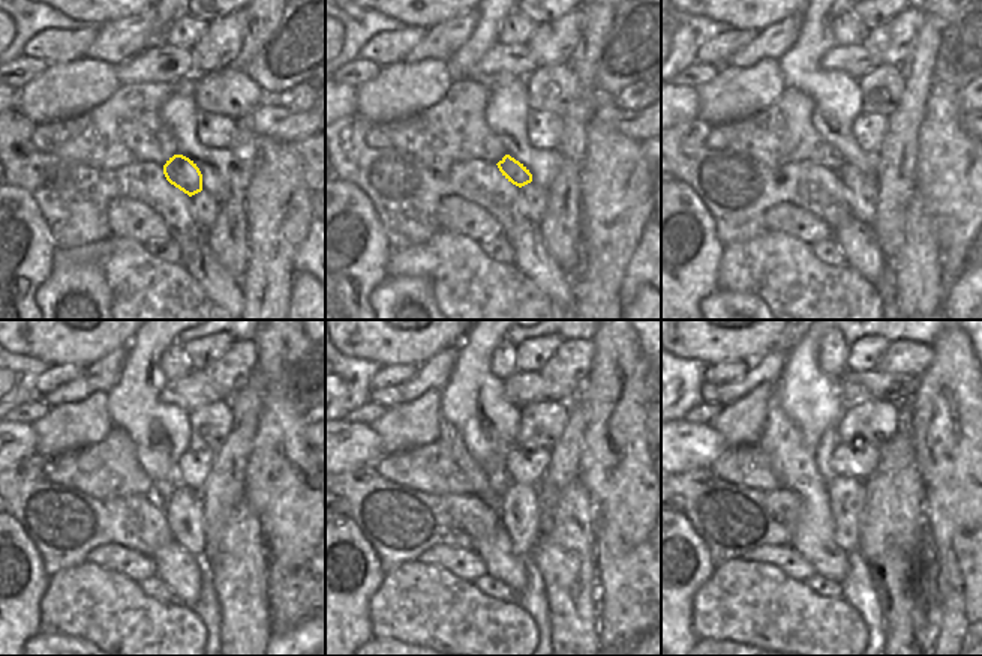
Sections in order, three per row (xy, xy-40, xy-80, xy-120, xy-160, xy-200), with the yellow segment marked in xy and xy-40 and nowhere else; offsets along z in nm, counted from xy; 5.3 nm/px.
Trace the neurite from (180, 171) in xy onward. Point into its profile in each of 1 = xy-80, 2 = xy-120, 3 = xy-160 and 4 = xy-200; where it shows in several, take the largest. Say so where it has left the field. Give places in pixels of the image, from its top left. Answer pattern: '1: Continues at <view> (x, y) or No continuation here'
1: Continues at xy-80 (835, 162)
2: Continues at xy-120 (162, 491)
3: Continues at xy-160 (495, 473)
4: Continues at xy-200 (823, 452).

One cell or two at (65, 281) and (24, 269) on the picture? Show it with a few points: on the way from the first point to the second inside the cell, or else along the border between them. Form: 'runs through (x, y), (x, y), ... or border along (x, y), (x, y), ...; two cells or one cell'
border along (56, 251), (50, 276), (38, 288), (35, 303); two cells

